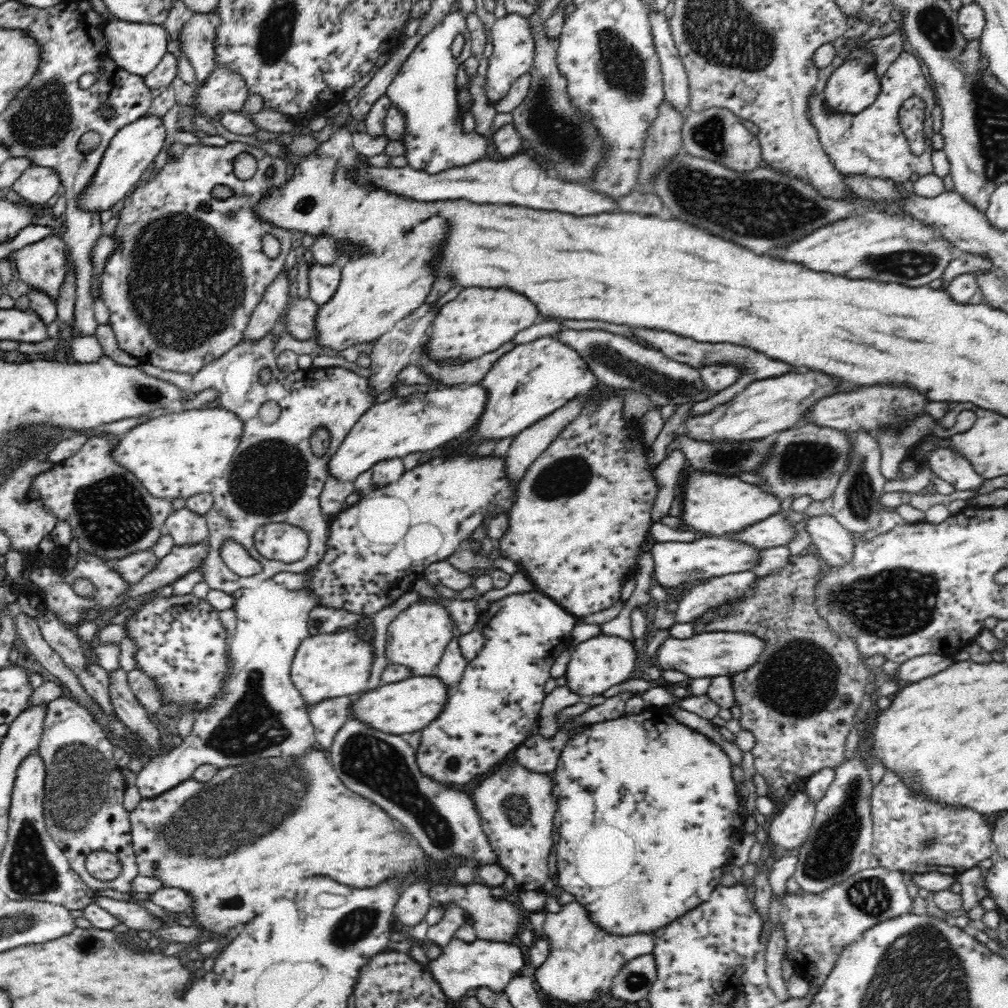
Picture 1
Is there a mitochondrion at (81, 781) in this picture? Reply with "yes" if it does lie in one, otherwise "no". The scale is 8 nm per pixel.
yes

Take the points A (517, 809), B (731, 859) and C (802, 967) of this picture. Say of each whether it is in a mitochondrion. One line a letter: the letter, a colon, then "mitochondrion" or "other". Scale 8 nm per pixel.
A: mitochondrion
B: other
C: other

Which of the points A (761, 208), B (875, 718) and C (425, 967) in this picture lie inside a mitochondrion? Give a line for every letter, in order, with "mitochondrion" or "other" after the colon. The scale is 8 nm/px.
A: mitochondrion
B: other
C: other

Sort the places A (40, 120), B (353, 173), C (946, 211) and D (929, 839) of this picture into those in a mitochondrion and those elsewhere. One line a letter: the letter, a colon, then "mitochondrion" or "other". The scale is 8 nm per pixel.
A: mitochondrion
B: other
C: other
D: mitochondrion

